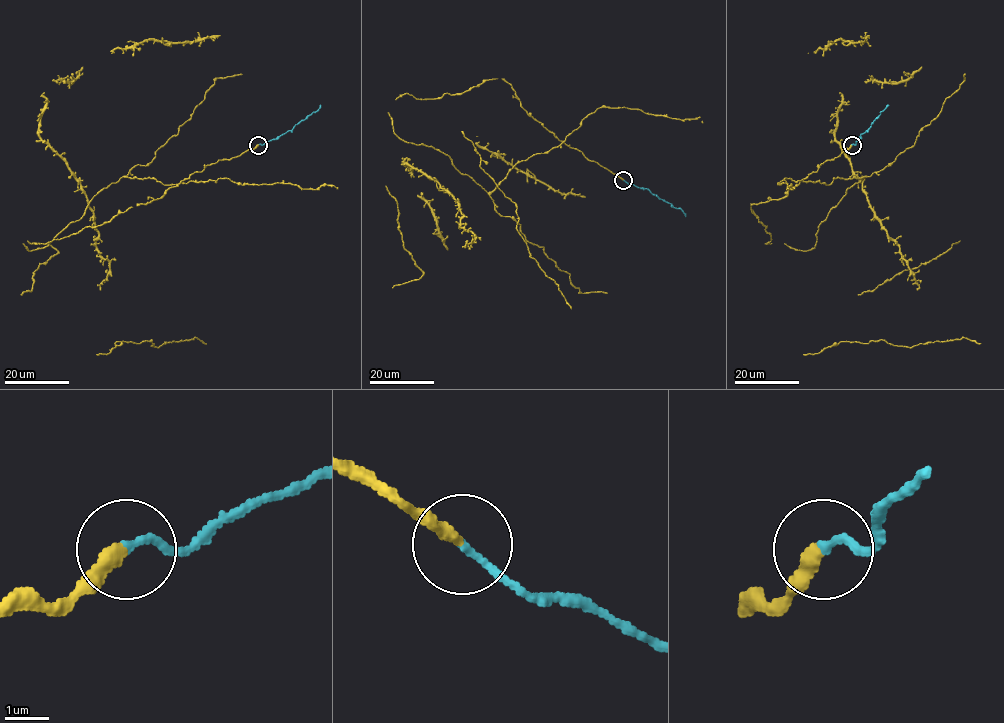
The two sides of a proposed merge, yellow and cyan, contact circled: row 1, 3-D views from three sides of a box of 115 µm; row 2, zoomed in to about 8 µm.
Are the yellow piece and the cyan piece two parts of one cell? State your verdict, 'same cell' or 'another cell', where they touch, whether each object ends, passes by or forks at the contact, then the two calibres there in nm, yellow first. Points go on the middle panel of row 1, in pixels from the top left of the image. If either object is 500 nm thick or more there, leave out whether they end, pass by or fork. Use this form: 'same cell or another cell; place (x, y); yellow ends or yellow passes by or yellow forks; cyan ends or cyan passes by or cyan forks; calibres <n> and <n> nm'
same cell; place (623, 180); yellow ends; cyan ends; calibres 320 and 170 nm

